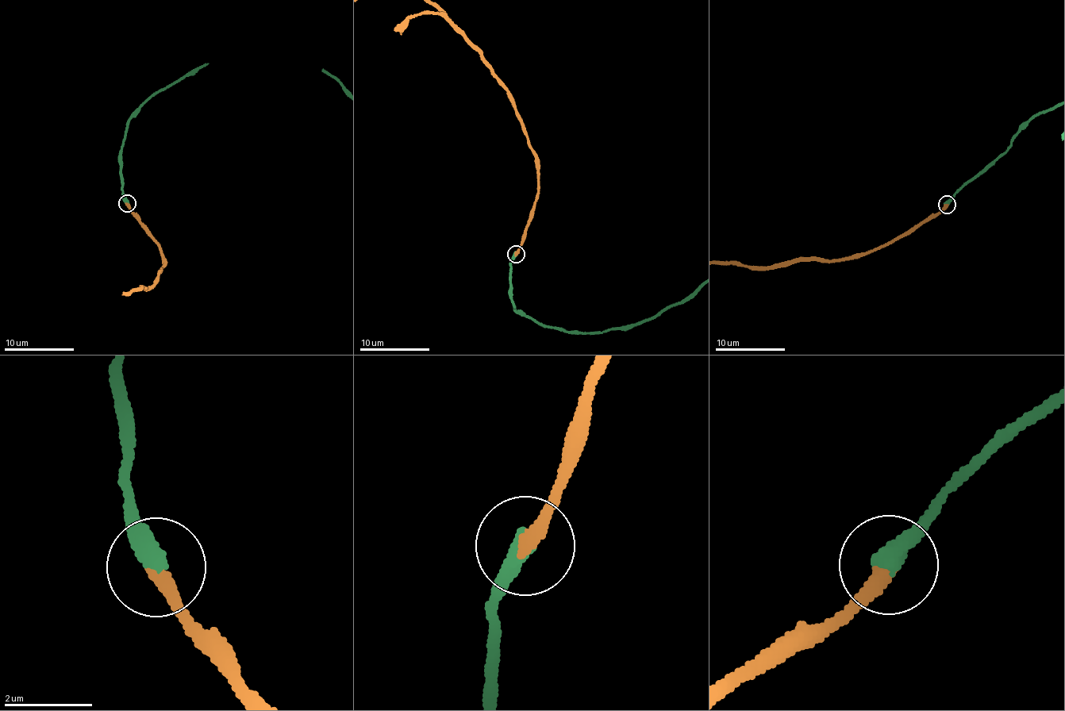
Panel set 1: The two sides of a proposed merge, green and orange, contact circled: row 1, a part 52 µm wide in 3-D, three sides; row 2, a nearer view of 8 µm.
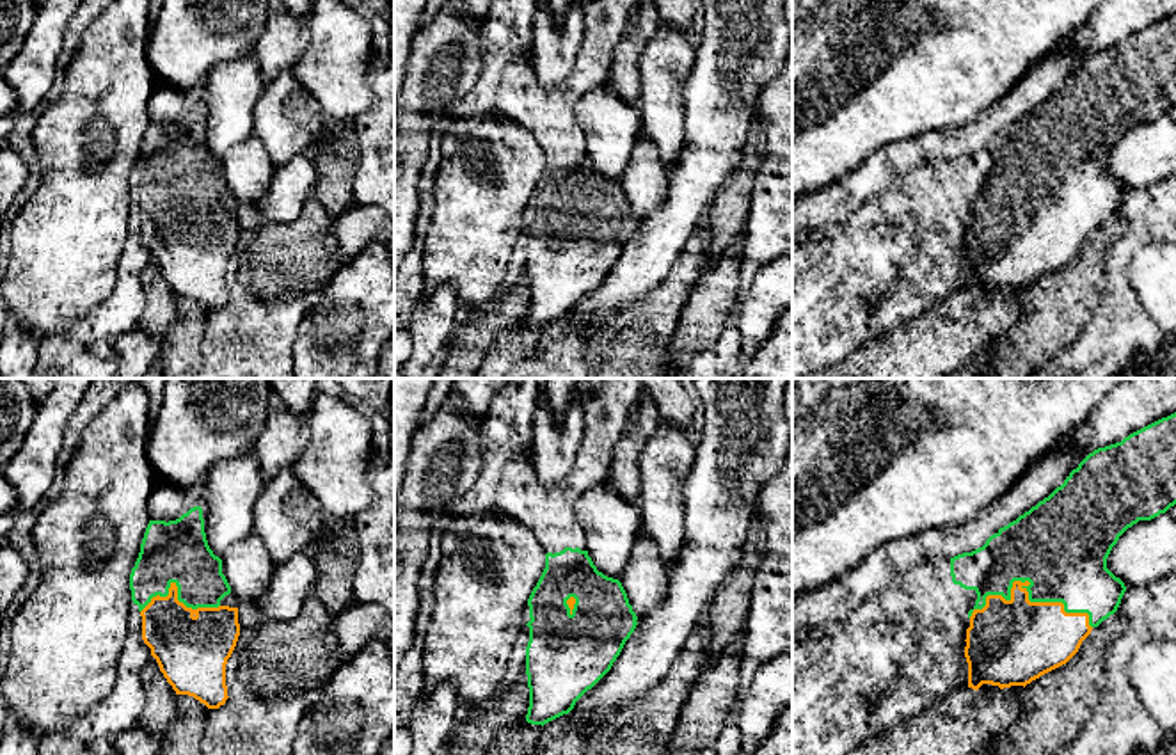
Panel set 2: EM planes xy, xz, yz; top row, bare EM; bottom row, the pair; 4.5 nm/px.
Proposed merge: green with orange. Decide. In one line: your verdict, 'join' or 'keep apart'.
join

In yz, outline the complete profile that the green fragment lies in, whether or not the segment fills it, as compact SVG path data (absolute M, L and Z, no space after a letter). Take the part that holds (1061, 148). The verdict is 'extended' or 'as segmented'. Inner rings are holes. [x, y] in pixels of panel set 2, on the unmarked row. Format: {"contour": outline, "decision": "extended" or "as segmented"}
{"contour": "M1176 14L1162 20L1121 44L1098 50L1069 75L1061 89L1016 123L1000 130L972 155L950 160L952 185L977 195L968 213L965 259L968 290L982 286L1027 288L1041 277L1066 266L1082 243L1103 222L1114 217L1126 194L1124 185L1107 171L1107 160L1119 139L1139 123L1151 123L1176 107Z", "decision": "extended"}

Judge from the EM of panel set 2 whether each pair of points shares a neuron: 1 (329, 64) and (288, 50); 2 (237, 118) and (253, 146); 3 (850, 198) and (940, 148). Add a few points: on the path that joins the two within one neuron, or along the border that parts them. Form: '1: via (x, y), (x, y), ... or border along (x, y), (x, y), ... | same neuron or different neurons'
1: border along (308, 23), (308, 47), (290, 68) | different neurons
2: border along (253, 134), (235, 144), (221, 160) | different neurons
3: via (873, 178), (887, 164), (917, 151) | same neuron

